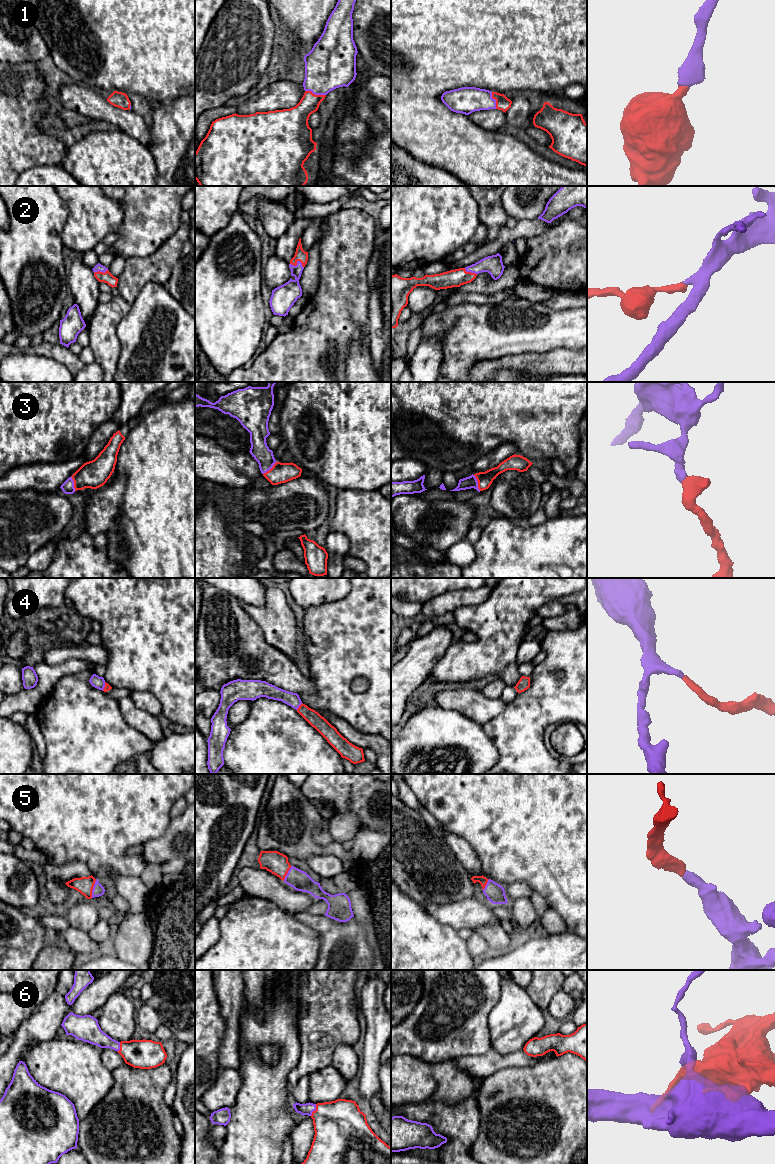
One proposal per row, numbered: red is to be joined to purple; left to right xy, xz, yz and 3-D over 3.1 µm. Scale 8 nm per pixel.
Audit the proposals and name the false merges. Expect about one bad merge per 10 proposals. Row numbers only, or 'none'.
none

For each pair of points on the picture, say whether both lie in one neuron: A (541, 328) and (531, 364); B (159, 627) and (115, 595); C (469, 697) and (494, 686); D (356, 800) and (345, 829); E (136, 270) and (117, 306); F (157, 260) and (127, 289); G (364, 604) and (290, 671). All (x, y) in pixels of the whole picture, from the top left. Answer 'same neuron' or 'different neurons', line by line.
A: different neurons
B: same neuron
C: different neurons
D: different neurons
E: different neurons
F: same neuron
G: different neurons

